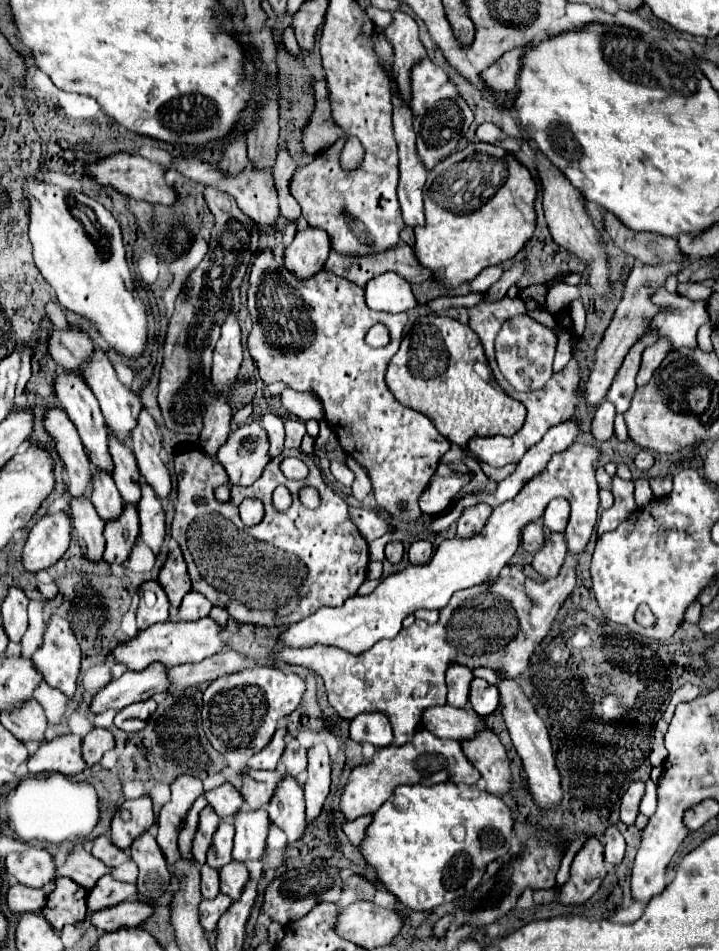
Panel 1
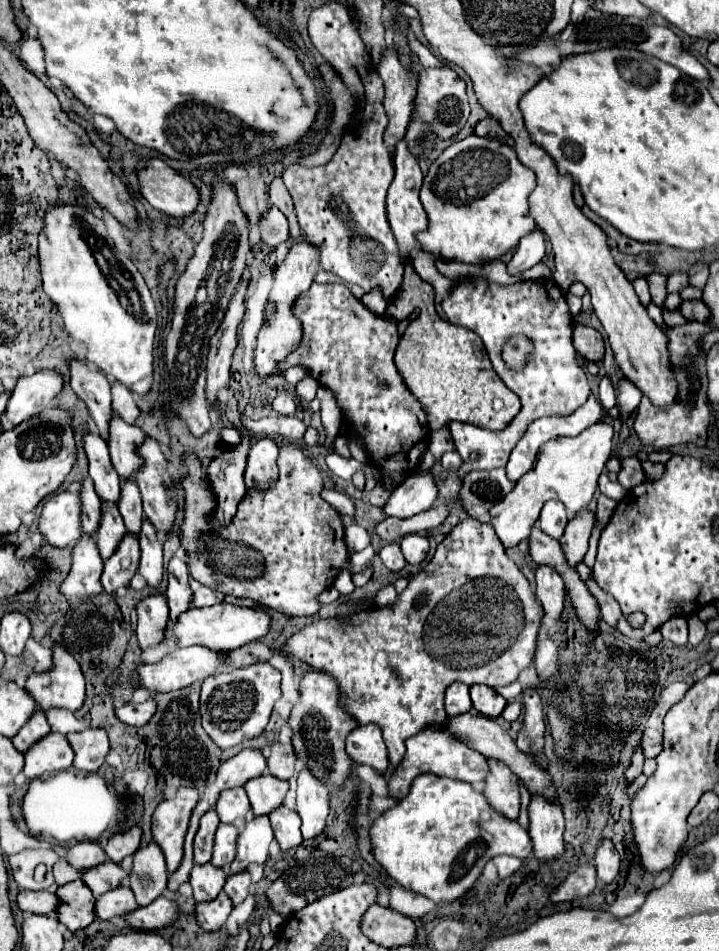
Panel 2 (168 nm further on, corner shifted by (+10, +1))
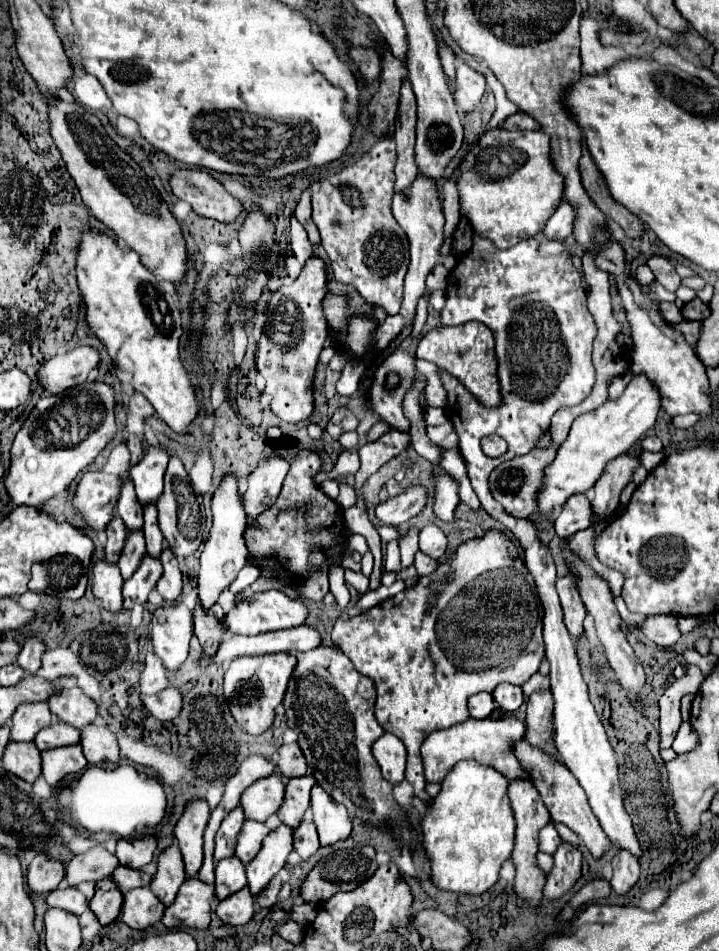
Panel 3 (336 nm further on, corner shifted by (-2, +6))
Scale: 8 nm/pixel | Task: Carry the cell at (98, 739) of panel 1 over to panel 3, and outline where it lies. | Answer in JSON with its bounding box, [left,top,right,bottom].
[81,724,119,764]

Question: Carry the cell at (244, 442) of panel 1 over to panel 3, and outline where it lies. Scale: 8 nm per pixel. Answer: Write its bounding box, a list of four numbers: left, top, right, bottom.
[197,472,249,610]

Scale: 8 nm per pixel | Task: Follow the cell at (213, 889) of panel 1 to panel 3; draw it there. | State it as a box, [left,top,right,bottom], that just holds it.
[215,856,247,900]

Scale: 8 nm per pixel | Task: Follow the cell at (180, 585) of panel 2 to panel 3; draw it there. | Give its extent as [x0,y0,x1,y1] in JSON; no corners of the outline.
[193,604,225,656]

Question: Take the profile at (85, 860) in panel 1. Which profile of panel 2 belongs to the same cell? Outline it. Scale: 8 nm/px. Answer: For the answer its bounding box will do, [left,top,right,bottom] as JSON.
[83,861,127,897]

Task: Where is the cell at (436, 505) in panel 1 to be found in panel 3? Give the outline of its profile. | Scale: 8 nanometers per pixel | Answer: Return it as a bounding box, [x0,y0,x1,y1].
[375,484,427,526]

